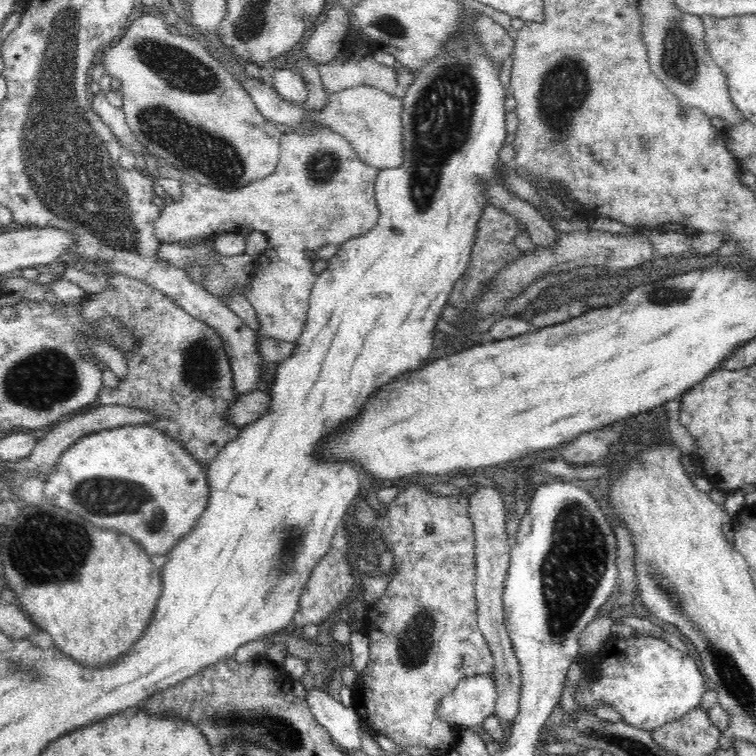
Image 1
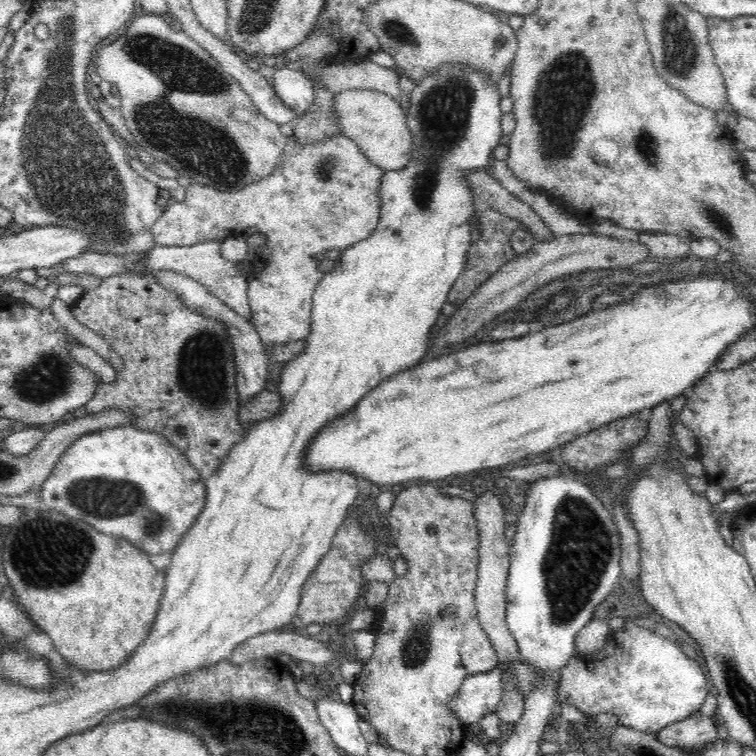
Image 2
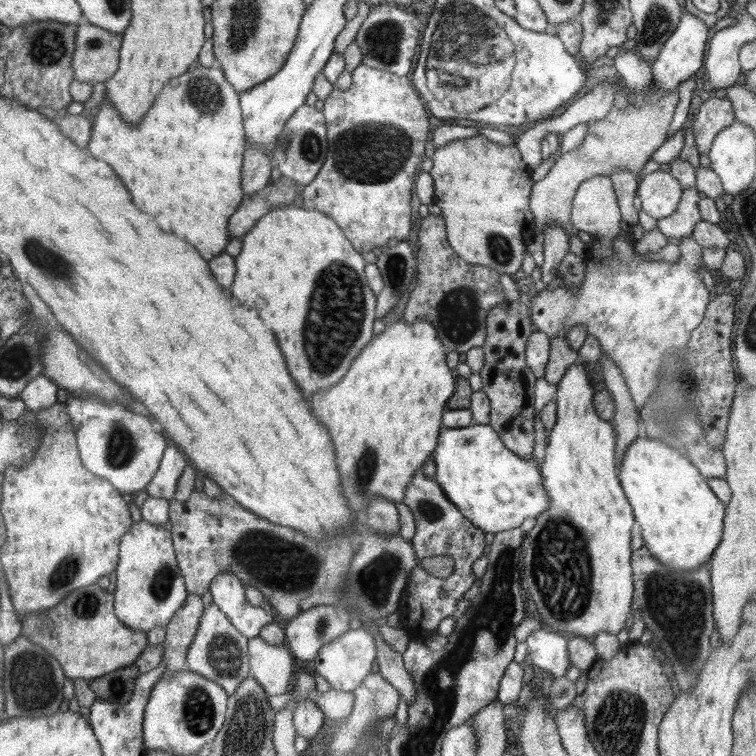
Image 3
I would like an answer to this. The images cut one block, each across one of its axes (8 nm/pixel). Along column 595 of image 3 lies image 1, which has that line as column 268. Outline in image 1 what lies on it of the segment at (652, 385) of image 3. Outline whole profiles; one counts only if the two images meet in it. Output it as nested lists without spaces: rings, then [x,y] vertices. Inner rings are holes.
[[[292,126],[279,137],[281,151],[274,174],[234,192],[226,192],[195,180],[184,181],[181,183],[181,200],[168,200],[162,207],[154,224],[154,234],[160,244],[178,243],[182,240],[192,244],[198,236],[214,238],[225,232],[240,232],[246,226],[266,234],[268,245],[264,252],[256,256],[259,268],[254,274],[254,280],[250,282],[247,300],[257,312],[261,325],[259,337],[297,342],[308,320],[310,296],[318,276],[312,271],[314,260],[308,256],[308,252],[313,254],[317,248],[326,244],[340,246],[347,240],[368,232],[376,224],[379,208],[375,199],[375,182],[379,169],[364,164],[355,155],[349,142],[330,129],[299,132],[297,127]]]

